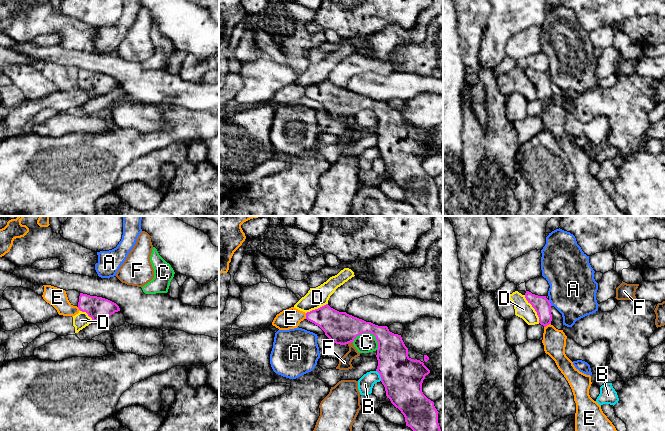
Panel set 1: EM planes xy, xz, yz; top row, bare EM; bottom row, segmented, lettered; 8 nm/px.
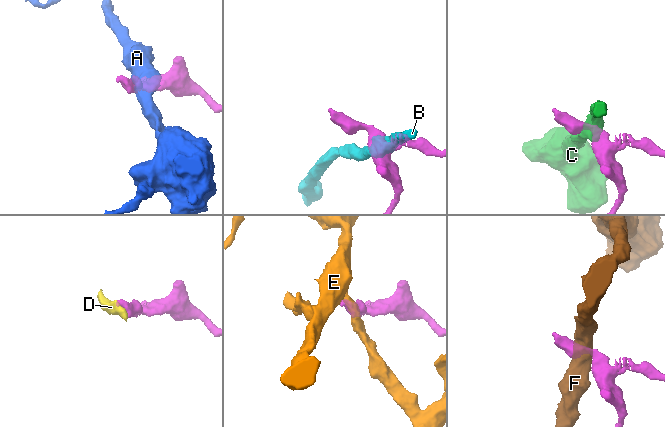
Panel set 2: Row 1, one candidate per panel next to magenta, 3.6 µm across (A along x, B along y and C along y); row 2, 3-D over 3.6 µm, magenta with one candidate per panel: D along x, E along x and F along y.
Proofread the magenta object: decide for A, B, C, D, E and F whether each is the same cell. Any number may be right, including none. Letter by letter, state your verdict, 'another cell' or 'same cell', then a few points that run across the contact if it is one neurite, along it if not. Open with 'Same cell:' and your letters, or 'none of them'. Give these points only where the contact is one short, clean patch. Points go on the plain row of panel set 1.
Same cell: none of them
A: another cell; line yz (548, 76), (552, 81)
B: another cell; line xz (376, 146), (381, 156)
C: another cell; line xz (352, 117), (363, 109), (371, 109), (375, 113), (378, 124)
D: another cell; line yz (524, 71), (536, 88), (539, 98)
E: another cell; line yz (550, 99), (544, 103)
F: another cell; line xz (352, 117), (347, 119)

